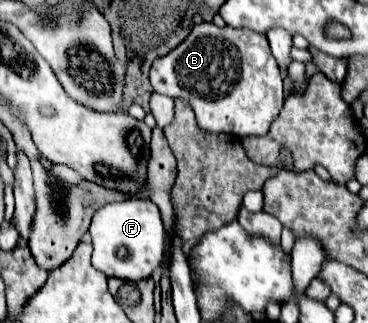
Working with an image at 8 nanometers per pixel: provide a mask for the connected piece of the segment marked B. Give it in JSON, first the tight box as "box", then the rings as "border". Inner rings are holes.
{"box":[151,22,283,138],"border":[[[201,22],[193,26],[191,34],[167,56],[161,56],[151,66],[151,86],[157,94],[165,94],[171,98],[185,98],[195,112],[197,126],[209,134],[231,134],[237,138],[245,136],[261,136],[267,134],[273,118],[283,108],[283,76],[269,52],[269,42],[265,34],[253,32],[249,28],[231,28],[231,26],[215,26],[213,22]]]}

